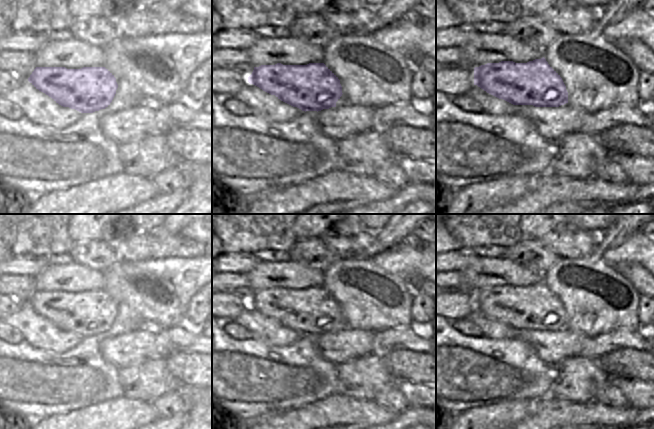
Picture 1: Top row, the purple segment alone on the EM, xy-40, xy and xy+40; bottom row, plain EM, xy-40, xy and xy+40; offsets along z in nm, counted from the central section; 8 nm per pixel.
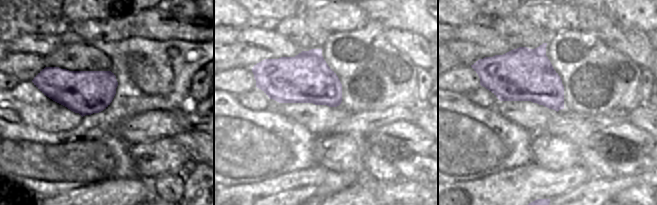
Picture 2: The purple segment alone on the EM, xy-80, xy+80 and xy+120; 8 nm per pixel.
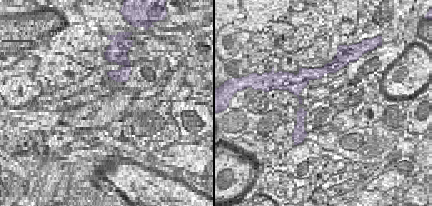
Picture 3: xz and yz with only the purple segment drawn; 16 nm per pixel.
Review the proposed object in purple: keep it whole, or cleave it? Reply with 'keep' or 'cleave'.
keep

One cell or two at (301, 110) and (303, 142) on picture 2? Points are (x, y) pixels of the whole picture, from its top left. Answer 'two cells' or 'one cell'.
two cells

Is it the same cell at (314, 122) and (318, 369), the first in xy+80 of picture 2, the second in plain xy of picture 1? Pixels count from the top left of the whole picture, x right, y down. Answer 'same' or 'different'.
different

